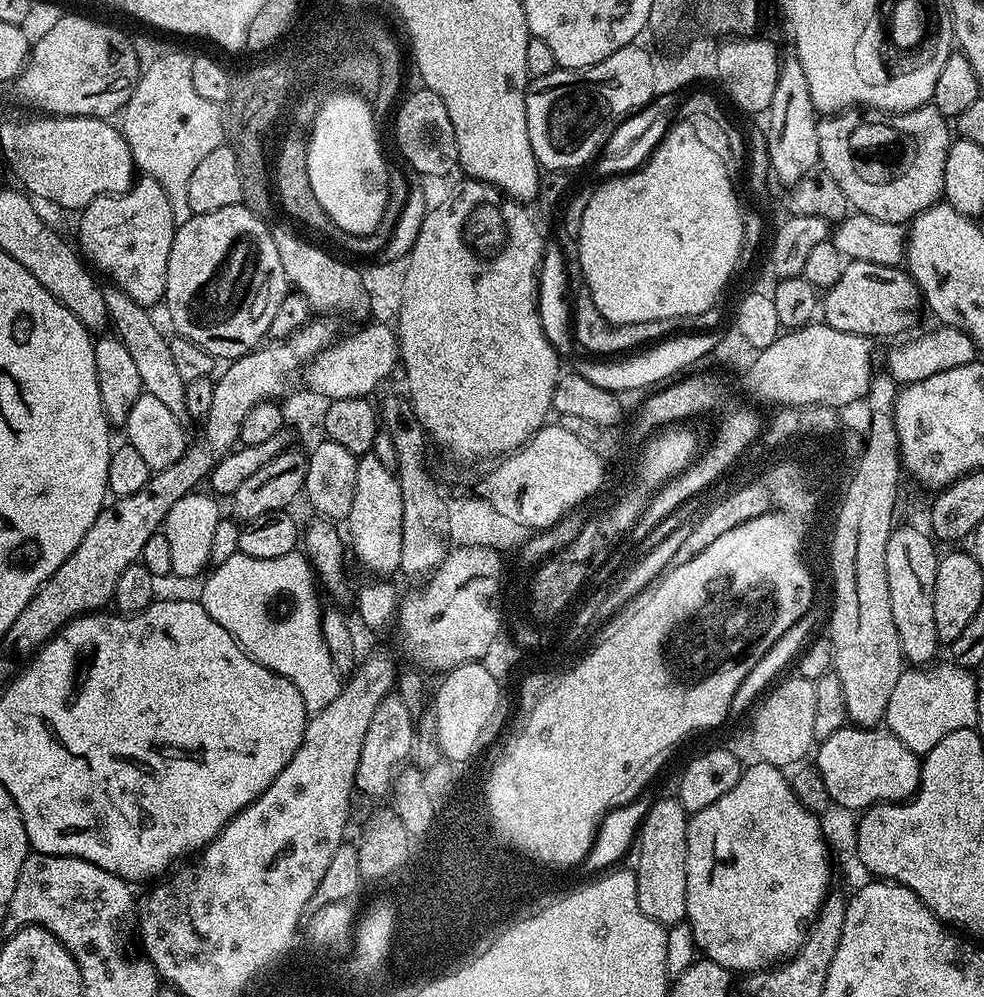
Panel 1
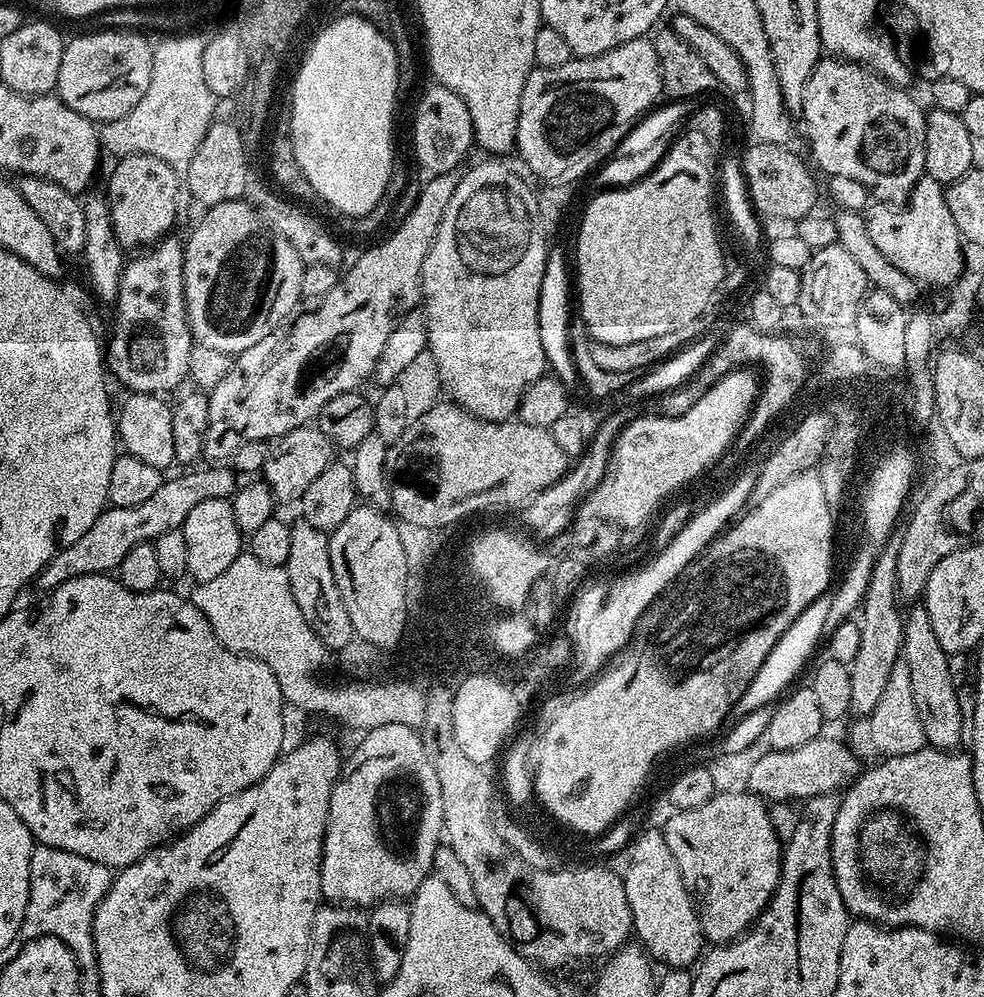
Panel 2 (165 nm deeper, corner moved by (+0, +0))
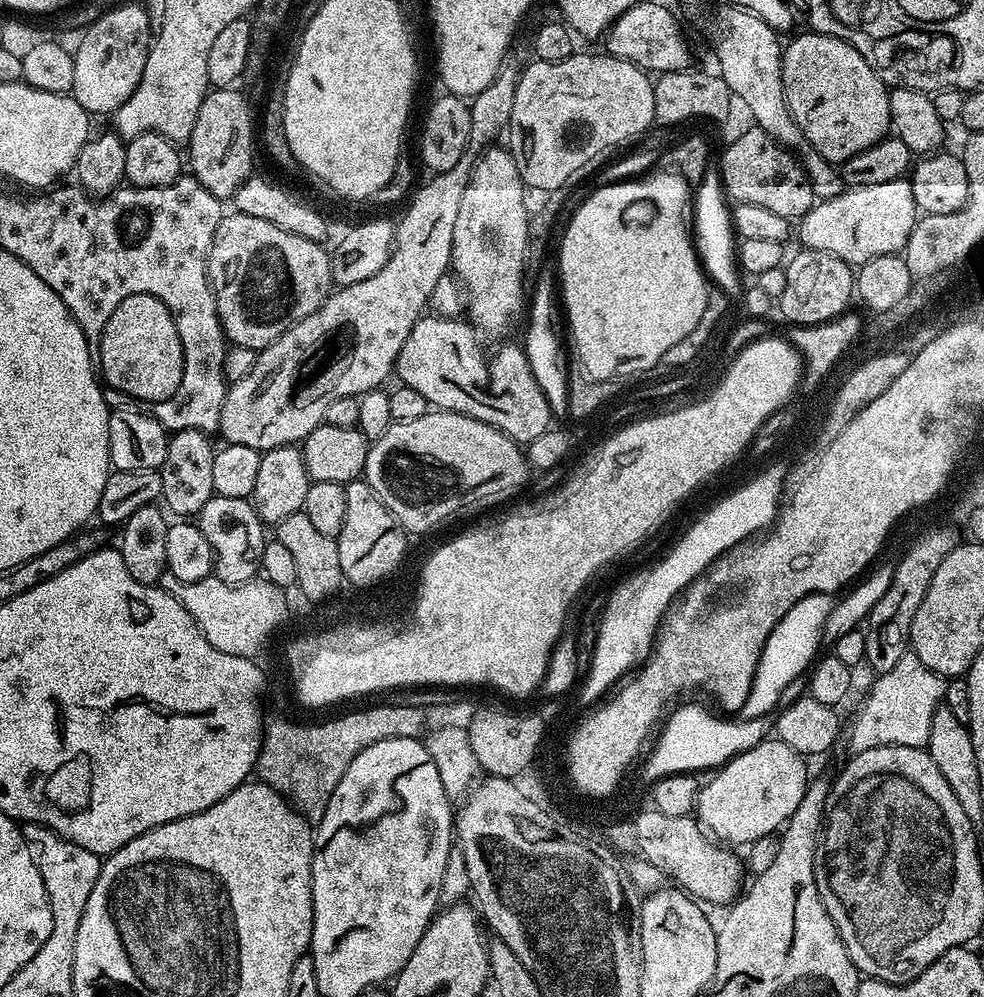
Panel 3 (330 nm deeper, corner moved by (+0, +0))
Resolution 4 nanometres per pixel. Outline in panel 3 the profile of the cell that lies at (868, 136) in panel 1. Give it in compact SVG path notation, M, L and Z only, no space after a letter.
M811 30L795 36L791 37L793 40L789 44L787 41L780 58L782 86L788 109L794 122L798 122L805 141L812 144L814 150L822 154L822 158L831 160L837 166L843 165L854 154L874 146L889 135L892 127L888 101L890 89L882 82L882 78L878 78L878 74L874 74L870 62L845 40L839 40L837 36L823 36L821 32Z

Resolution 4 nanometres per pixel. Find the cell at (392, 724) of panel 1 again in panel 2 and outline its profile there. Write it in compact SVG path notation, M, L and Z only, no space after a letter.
M383 724L377 728L371 728L363 733L360 745L352 752L352 757L343 761L340 769L340 778L337 780L334 790L330 794L330 810L328 821L324 831L324 853L320 863L320 887L321 897L325 901L341 906L375 906L386 900L411 897L418 890L423 880L429 879L435 862L435 850L442 844L444 836L444 815L442 814L442 788L438 786L438 777L434 774L434 766L428 760L424 749L424 743L420 740L419 731L416 728L407 728L404 724Z

